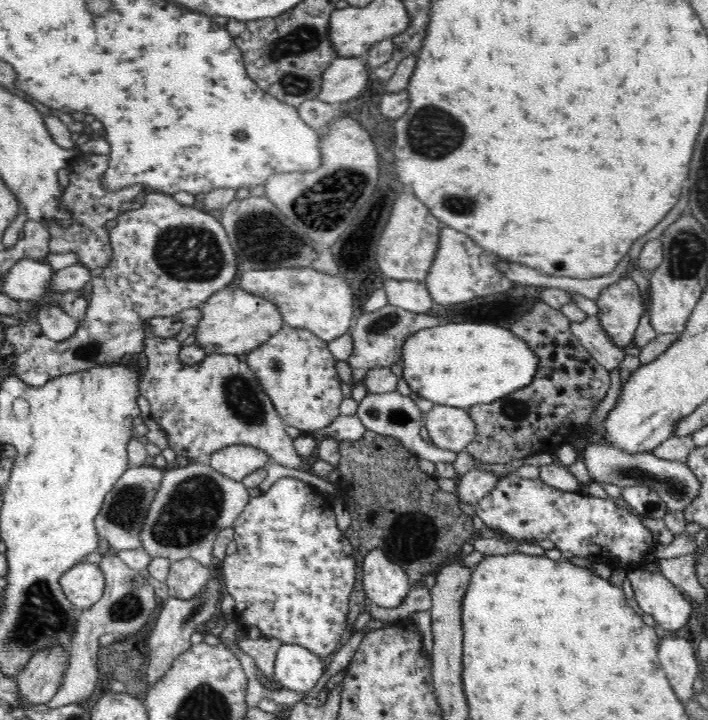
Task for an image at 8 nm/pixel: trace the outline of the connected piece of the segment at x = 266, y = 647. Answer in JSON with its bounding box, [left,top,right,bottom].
[237,635,279,685]

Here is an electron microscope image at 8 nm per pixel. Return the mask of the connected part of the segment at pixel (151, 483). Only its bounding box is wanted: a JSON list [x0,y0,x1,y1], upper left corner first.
[93,466,165,552]

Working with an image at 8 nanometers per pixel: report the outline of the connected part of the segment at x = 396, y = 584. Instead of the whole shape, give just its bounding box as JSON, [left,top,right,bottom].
[362,550,410,608]

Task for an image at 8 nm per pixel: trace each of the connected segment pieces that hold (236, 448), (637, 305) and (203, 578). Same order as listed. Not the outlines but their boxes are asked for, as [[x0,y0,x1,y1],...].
[[210,444,268,482],[596,275,645,347],[166,557,210,600]]

